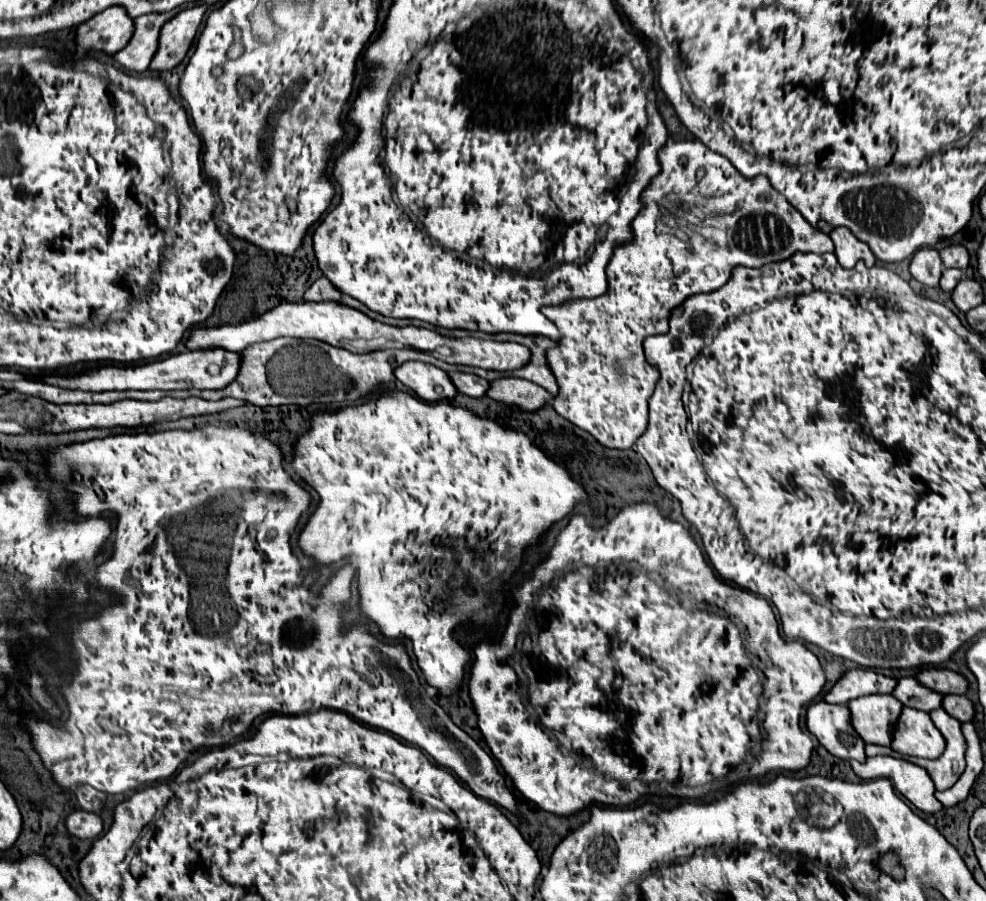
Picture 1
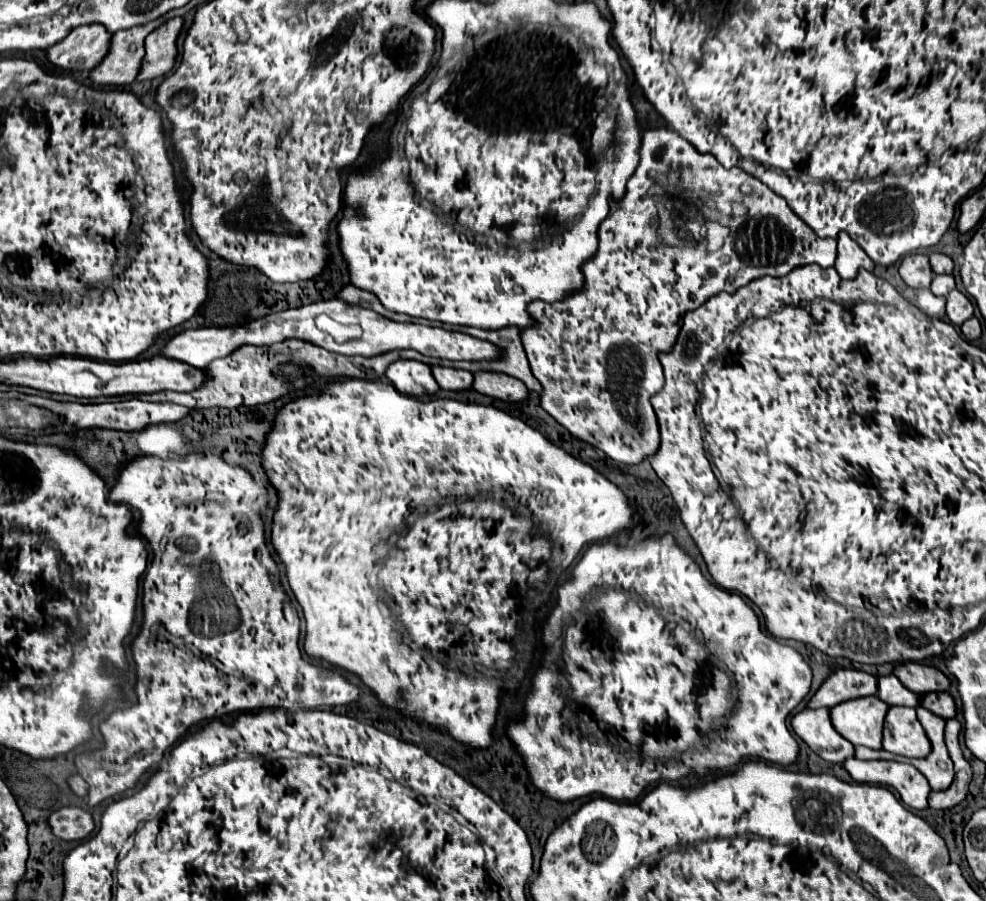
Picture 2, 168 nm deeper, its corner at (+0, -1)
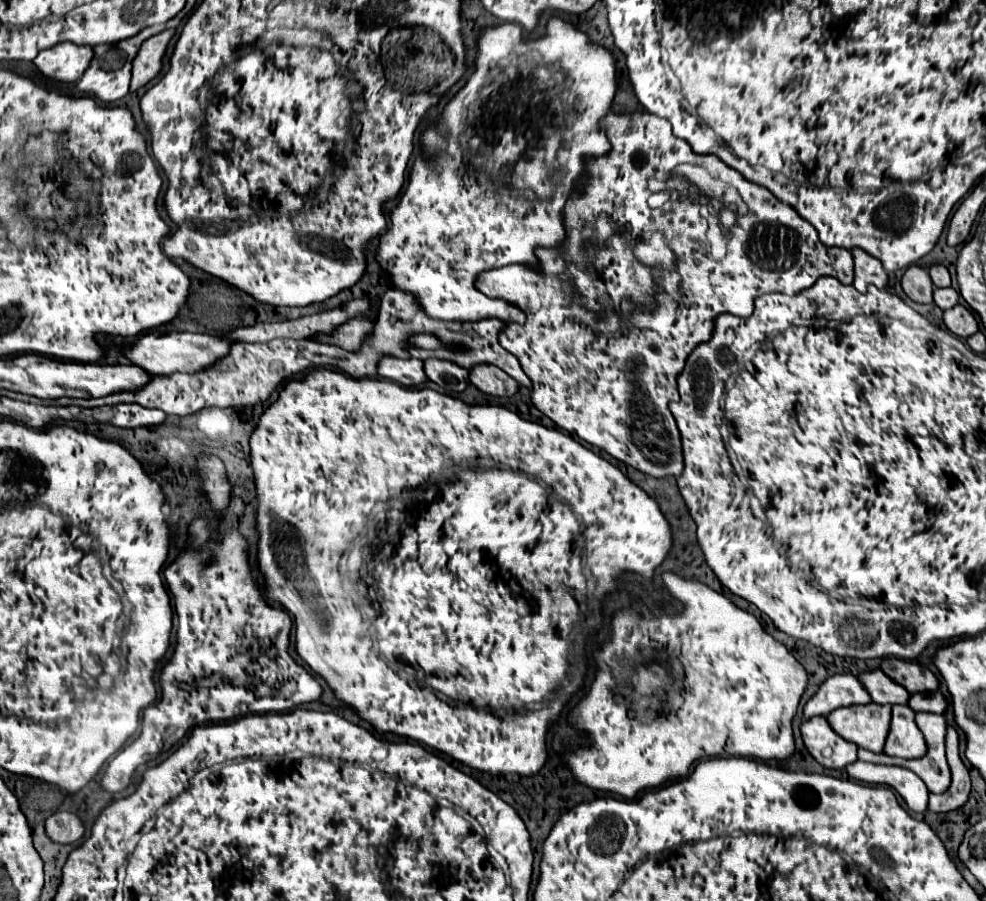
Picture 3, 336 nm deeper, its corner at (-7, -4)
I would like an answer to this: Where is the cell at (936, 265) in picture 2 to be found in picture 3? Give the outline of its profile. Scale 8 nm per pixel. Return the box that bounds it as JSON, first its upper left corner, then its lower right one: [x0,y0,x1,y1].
[929,265,951,287]

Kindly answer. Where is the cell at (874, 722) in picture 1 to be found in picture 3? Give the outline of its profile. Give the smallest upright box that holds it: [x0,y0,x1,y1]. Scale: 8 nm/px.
[827,703,891,753]

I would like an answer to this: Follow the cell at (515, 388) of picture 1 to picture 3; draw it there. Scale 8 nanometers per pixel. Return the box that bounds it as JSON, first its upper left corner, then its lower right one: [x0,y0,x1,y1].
[469,365,519,397]

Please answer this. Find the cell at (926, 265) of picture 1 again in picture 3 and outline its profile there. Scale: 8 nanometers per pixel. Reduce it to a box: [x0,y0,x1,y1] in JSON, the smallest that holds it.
[901,265,933,303]

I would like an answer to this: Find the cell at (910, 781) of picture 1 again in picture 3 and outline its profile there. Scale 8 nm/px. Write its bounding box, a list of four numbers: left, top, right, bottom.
[847,761,929,813]

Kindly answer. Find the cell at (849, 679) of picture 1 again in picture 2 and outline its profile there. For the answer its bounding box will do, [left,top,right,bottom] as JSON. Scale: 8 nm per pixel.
[808,670,876,708]

